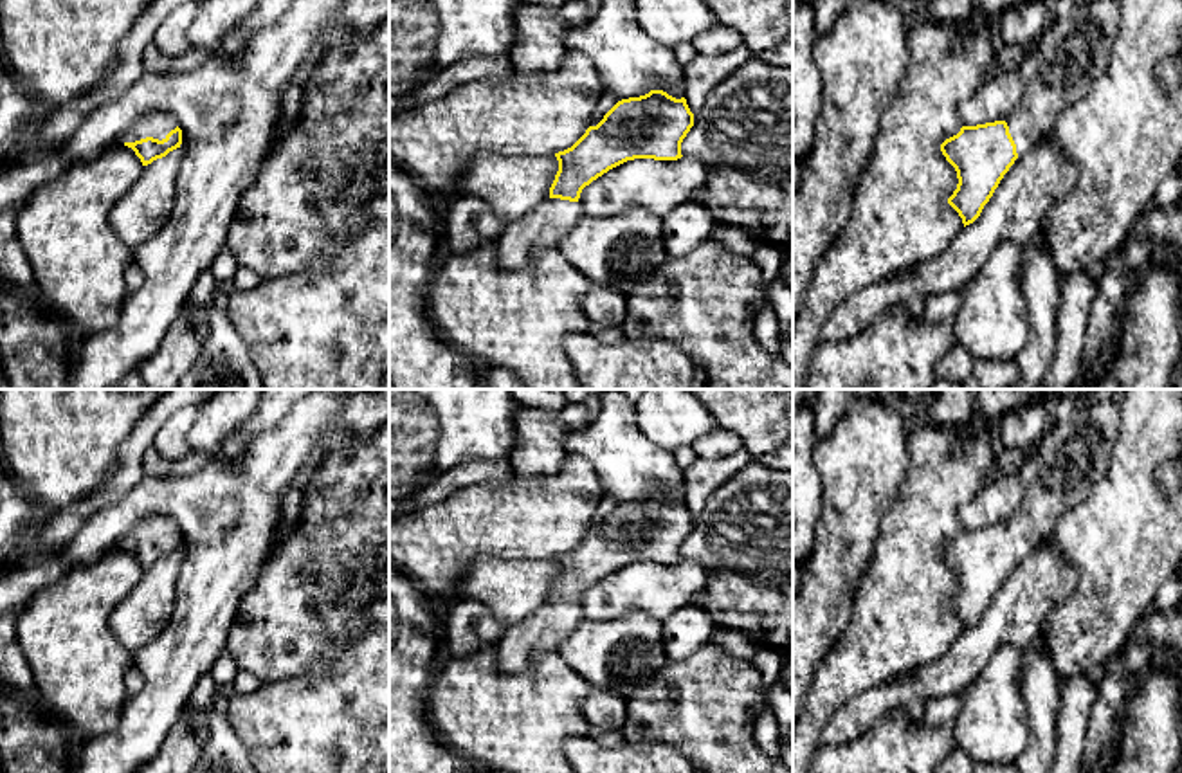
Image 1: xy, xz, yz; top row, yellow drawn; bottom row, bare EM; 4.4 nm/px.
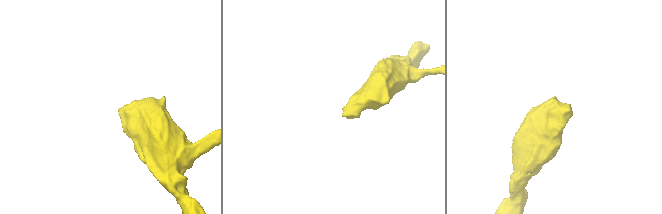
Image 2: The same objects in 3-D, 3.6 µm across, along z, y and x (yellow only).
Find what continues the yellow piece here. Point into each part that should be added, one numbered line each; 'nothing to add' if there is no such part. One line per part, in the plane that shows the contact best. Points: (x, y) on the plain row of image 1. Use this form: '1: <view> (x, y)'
1: xy (157, 528)

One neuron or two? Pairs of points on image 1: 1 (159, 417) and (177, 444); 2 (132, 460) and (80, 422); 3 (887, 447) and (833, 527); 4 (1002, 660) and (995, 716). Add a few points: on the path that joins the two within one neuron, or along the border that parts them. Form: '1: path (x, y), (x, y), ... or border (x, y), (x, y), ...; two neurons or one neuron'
1: border (186, 408), (179, 409), (159, 429), (152, 444); two neurons
2: border (143, 415), (119, 447), (118, 467), (98, 487); two neurons
3: path (867, 467), (860, 474), (851, 507); one neuron
4: path (1002, 674), (995, 701); one neuron

